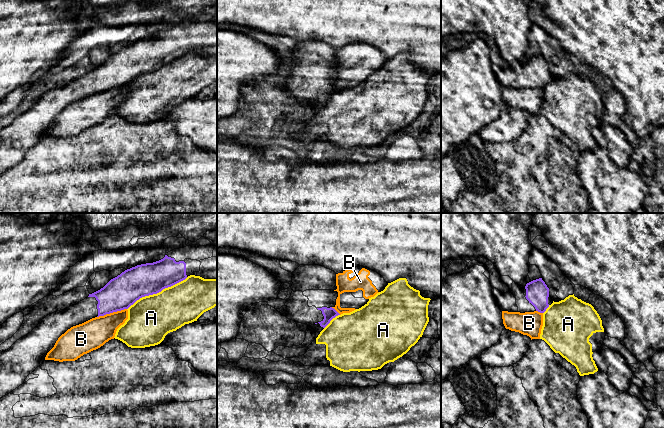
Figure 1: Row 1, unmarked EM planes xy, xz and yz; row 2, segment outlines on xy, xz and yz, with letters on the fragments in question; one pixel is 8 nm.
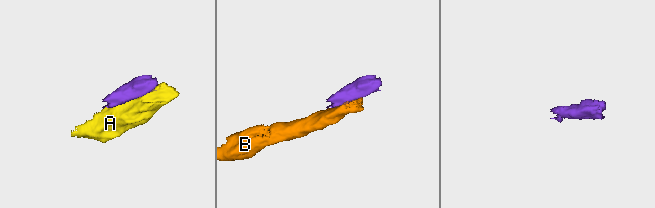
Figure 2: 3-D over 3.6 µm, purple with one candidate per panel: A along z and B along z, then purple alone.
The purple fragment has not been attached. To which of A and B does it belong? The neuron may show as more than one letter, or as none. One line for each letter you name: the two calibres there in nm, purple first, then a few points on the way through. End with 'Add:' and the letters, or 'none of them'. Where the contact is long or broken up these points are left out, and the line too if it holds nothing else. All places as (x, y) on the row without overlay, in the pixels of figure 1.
Add: none of them

